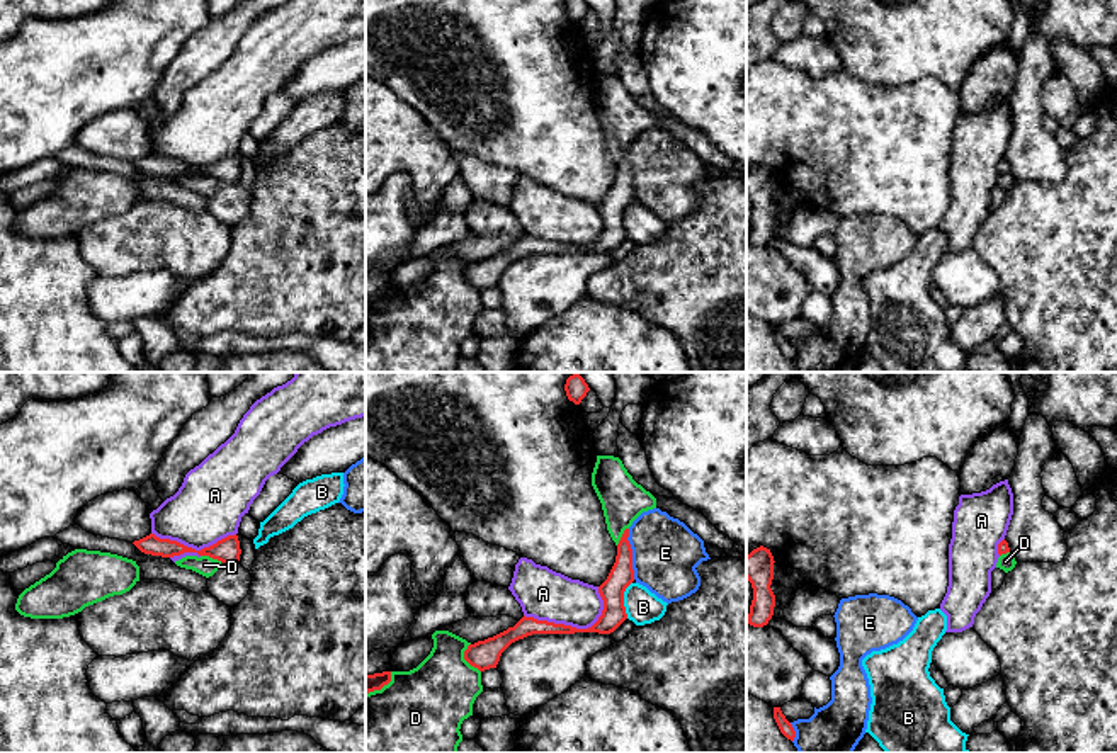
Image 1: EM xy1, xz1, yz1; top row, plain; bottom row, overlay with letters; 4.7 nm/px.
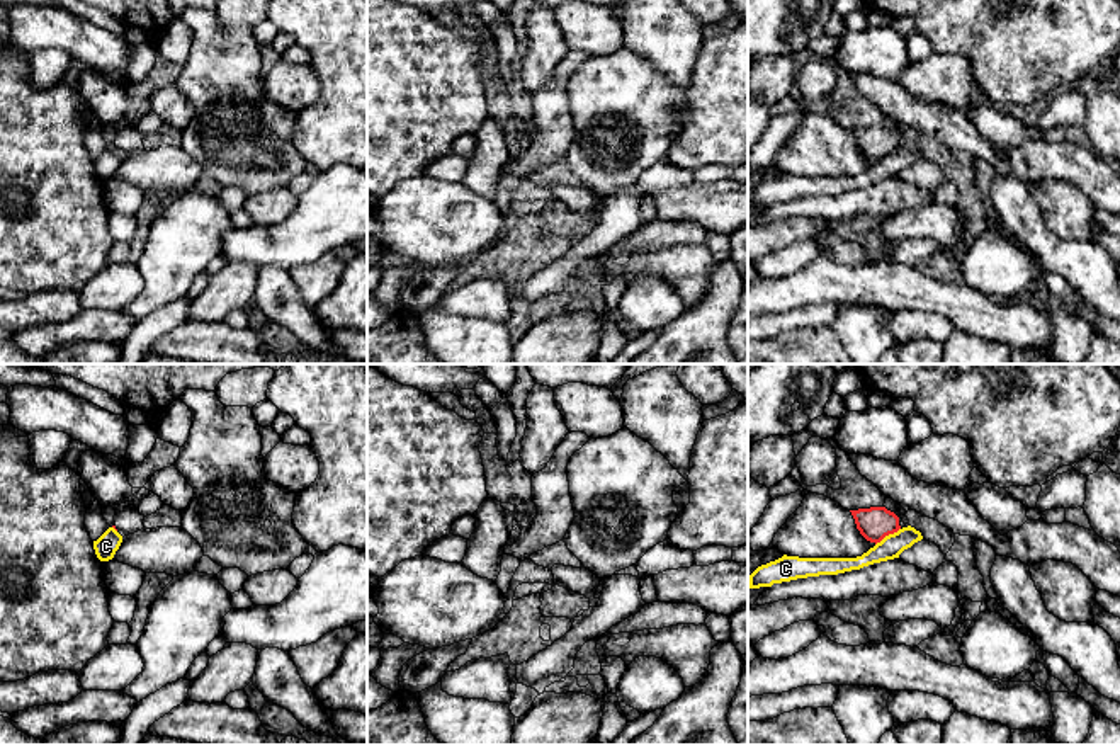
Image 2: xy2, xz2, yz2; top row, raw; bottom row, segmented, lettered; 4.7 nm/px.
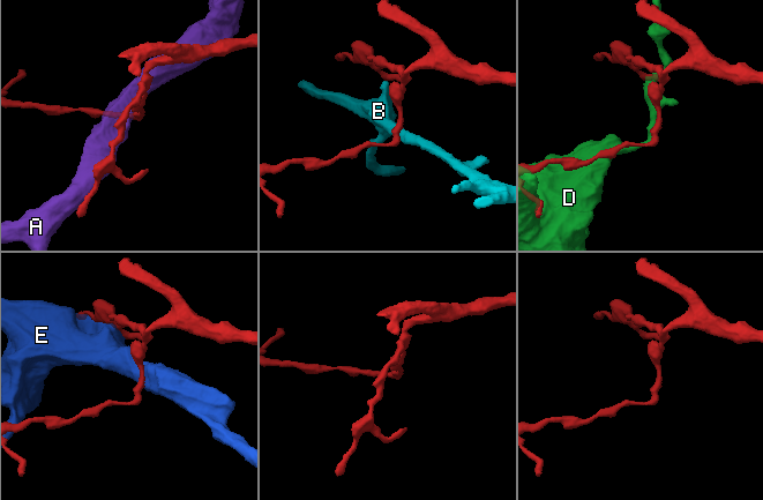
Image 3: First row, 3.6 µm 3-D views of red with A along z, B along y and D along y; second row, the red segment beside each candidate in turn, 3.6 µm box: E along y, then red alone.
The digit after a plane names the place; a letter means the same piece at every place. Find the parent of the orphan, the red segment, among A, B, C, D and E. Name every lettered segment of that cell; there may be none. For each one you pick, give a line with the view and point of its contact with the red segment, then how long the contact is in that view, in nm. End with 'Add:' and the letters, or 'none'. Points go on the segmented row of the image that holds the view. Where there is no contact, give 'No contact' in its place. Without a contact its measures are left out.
Add: none

